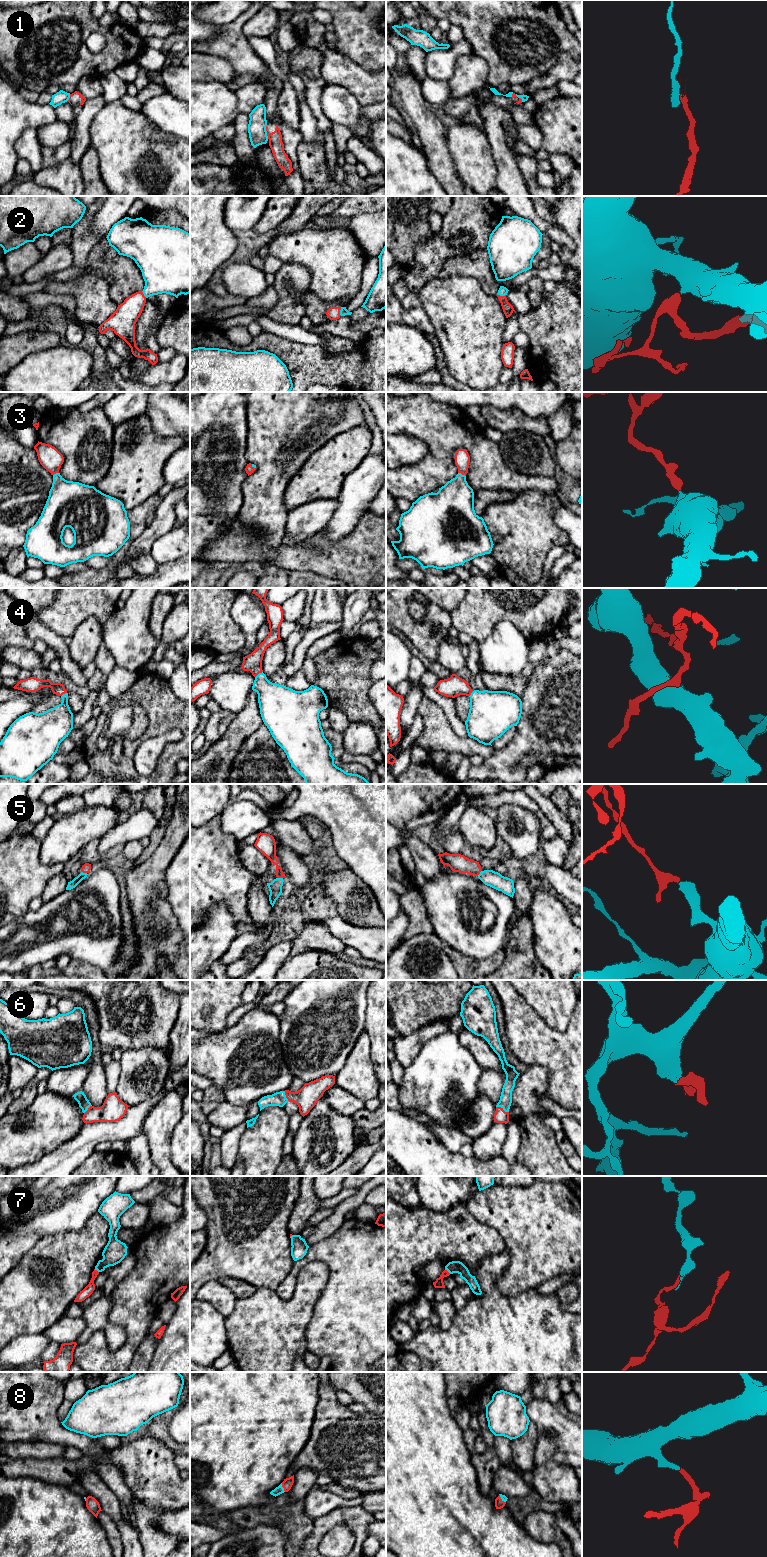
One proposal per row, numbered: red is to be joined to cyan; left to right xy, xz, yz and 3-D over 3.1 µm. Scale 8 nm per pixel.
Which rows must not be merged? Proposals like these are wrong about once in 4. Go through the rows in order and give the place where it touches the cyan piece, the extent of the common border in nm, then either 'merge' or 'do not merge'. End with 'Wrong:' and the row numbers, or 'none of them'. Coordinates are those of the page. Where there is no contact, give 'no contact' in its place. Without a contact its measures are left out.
1: contact xz (266, 132); length 110 nm; do not merge
2: contact xz (340, 311); length 70 nm; merge
3: contact yz (461, 474); length 70 nm; merge
4: contact xz (258, 674); length 80 nm; merge
5: contact xz (280, 878); length 50 nm; merge
6: contact yz (503, 1109); length 120 nm; merge
7: contact yz (448, 1271); length 60 nm; merge
8: contact xz (282, 1487); length 80 nm; merge
Wrong: 1

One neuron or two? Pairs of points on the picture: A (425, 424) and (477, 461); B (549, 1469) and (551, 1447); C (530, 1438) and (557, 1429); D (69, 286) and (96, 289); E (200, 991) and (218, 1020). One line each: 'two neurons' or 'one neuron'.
A: one neuron
B: two neurons
C: two neurons
D: one neuron
E: one neuron

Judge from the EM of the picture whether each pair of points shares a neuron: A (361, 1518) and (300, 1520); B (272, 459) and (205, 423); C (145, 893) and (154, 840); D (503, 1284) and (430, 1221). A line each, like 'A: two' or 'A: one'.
A: two
B: two
C: two
D: two

